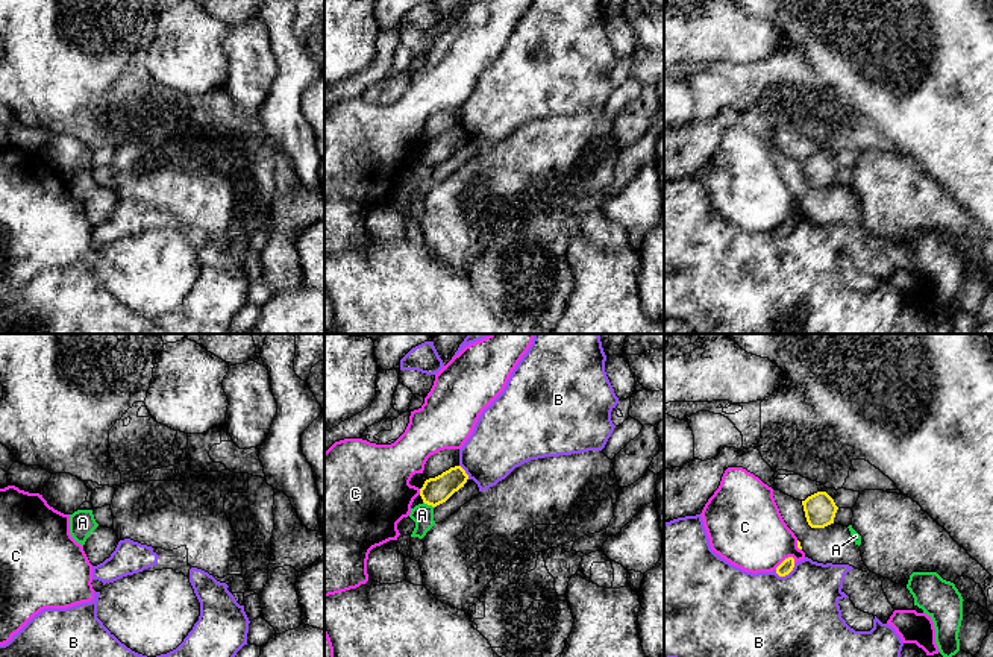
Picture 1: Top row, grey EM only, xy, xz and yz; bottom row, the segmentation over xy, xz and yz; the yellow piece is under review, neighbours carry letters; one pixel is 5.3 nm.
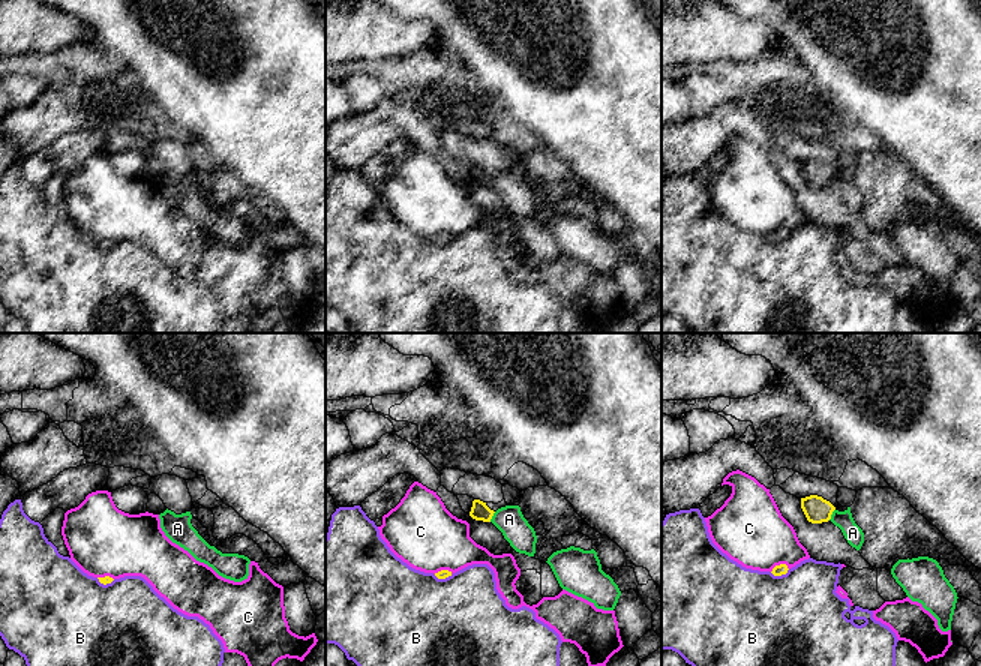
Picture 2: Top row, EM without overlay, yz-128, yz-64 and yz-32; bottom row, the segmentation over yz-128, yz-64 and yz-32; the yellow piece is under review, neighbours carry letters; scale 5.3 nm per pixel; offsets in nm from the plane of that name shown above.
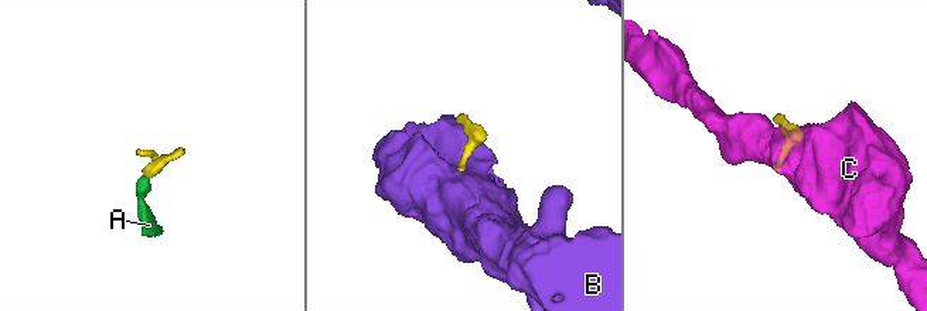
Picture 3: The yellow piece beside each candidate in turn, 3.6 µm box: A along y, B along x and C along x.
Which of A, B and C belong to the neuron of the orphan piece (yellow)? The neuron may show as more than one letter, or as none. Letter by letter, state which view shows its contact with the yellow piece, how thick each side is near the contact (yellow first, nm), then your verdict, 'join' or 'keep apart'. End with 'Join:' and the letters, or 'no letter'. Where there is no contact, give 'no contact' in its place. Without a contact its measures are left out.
A: xz | 140/110 nm | join
B: yz | 70/480 nm | keep apart
C: yz | 70/380 nm | keep apart
Join: A

